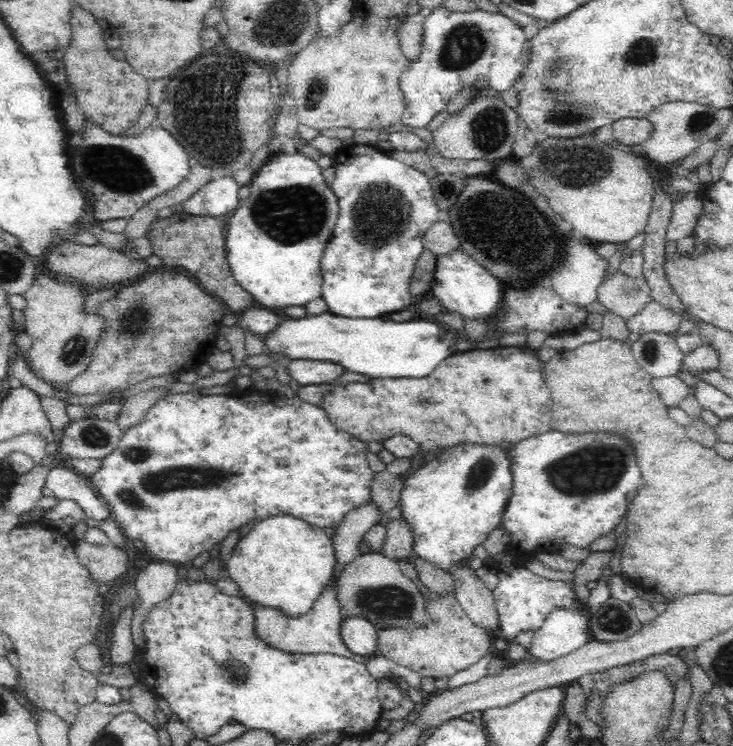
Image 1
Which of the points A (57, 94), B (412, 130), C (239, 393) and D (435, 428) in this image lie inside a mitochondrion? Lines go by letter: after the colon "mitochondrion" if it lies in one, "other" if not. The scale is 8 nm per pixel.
A: other
B: other
C: other
D: mitochondrion

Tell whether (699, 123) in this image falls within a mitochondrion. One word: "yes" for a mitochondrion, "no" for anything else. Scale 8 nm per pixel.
yes

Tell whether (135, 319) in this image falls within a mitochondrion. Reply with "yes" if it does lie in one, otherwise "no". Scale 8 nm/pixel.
yes

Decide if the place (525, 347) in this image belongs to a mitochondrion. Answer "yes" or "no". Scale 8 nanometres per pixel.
no

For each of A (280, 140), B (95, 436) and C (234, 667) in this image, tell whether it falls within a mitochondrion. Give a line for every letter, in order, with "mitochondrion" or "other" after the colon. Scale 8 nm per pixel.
A: other
B: mitochondrion
C: mitochondrion

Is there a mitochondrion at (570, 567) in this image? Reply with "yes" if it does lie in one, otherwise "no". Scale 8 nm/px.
no

